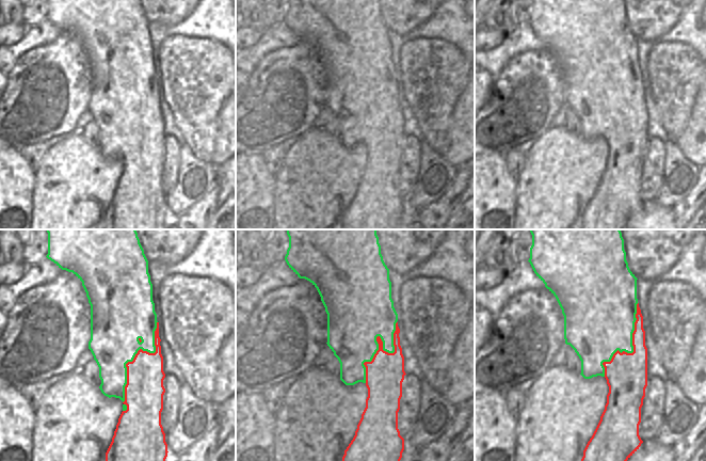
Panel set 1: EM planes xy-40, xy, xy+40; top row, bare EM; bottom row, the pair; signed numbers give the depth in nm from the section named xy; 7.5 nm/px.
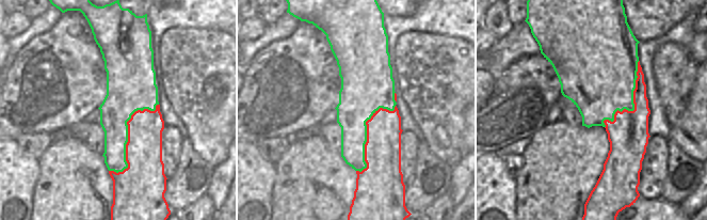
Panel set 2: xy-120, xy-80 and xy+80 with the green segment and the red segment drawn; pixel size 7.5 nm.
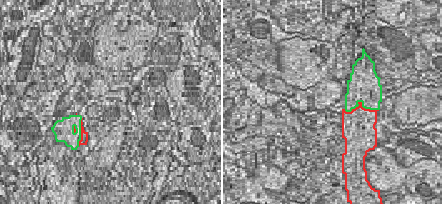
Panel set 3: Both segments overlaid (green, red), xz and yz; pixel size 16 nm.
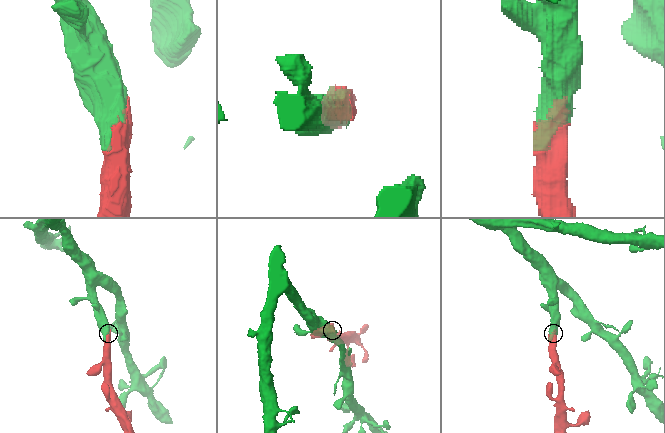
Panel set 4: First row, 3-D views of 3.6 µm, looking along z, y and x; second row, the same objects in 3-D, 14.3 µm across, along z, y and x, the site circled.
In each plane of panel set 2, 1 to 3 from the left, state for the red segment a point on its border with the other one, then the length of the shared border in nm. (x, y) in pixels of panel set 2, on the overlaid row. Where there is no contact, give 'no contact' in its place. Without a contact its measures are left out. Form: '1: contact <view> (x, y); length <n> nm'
1: contact xy-120 (127, 136); length 650 nm
2: contact xy-80 (366, 134); length 600 nm
3: contact xy+80 (633, 106); length 550 nm

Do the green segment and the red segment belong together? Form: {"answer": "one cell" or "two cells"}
{"answer": "two cells"}

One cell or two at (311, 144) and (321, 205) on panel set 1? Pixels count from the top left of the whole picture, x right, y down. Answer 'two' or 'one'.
one

